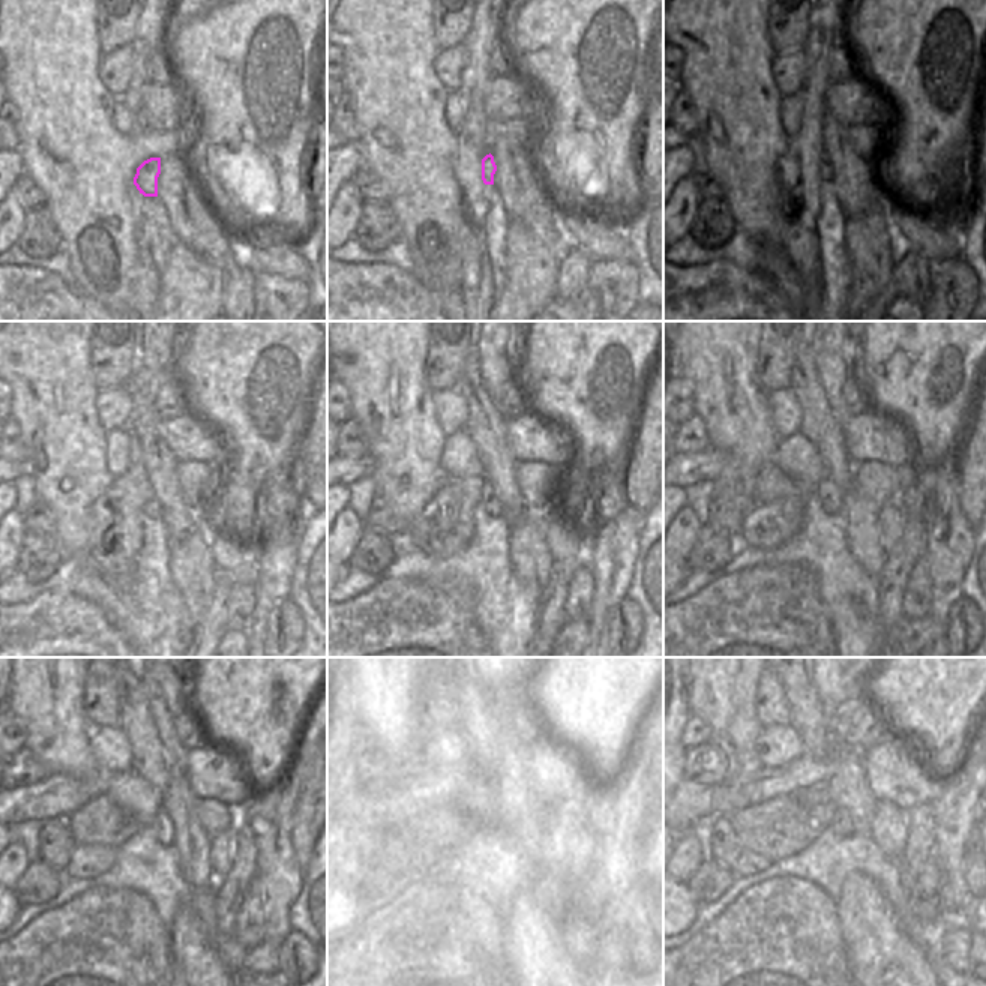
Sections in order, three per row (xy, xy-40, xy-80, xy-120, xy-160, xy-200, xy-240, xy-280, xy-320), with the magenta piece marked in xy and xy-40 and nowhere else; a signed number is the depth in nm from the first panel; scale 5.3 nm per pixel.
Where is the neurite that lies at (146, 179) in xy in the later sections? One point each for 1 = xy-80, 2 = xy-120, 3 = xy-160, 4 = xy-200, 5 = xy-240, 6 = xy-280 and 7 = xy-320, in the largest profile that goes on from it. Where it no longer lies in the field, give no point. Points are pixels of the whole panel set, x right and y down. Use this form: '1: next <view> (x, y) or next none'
1: next xy-80 (824, 168)
2: next xy-120 (152, 509)
3: next xy-160 (492, 506)
4: next xy-200 (832, 499)
5: next xy-240 (162, 824)
6: next xy-280 (497, 824)
7: next xy-320 (841, 824)

